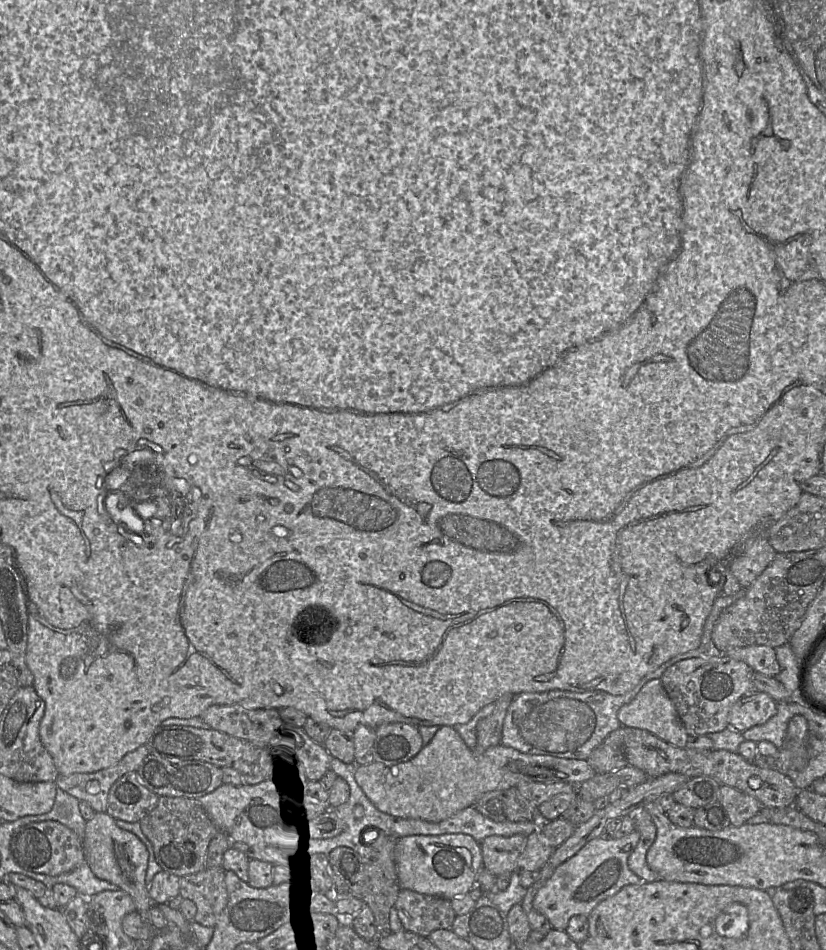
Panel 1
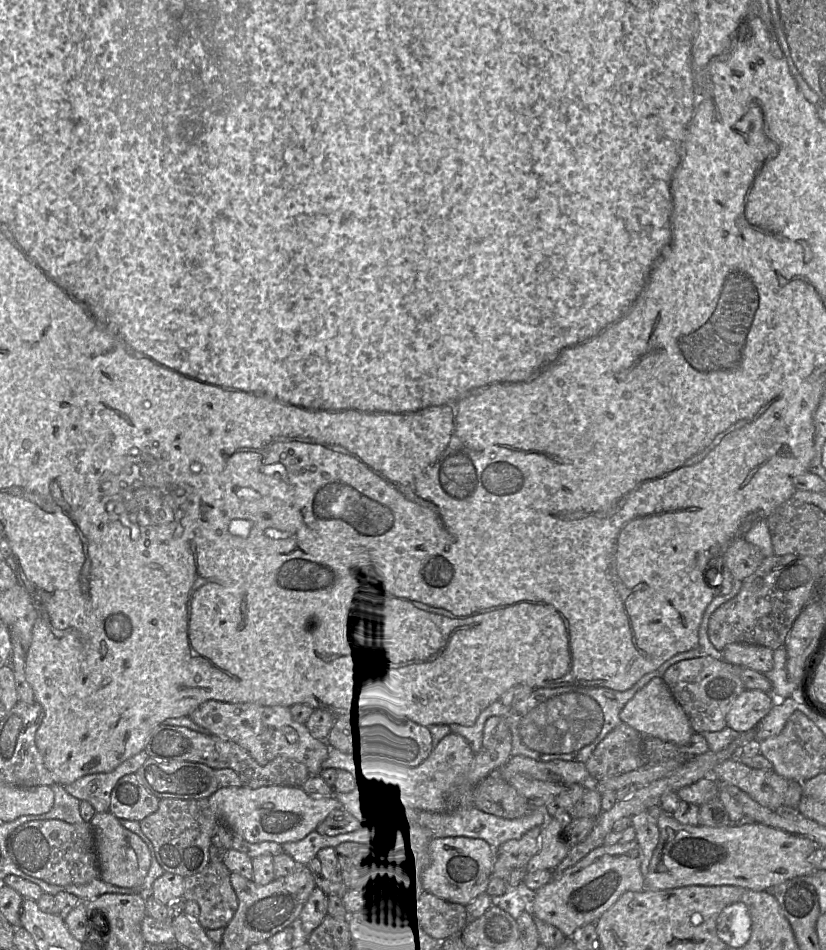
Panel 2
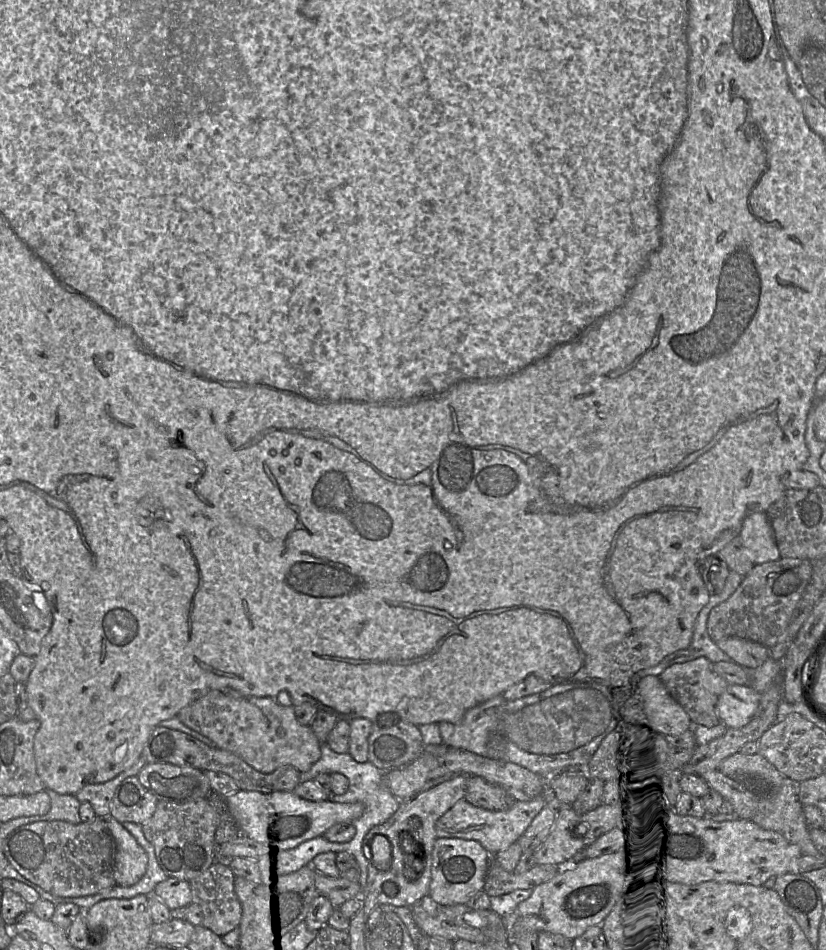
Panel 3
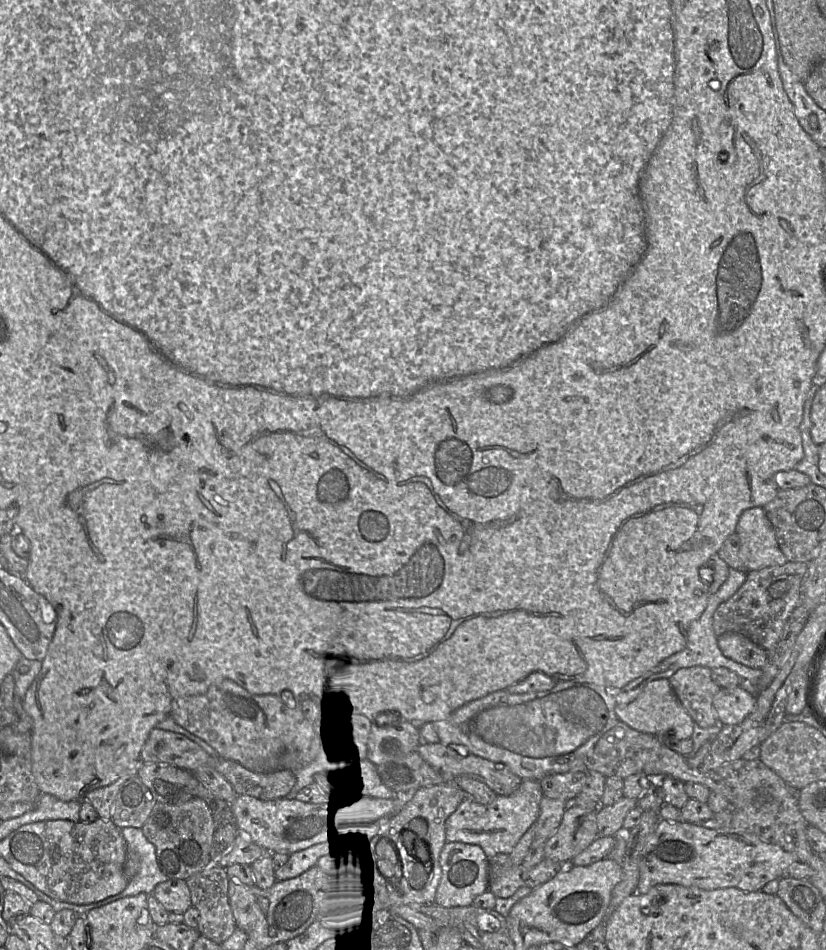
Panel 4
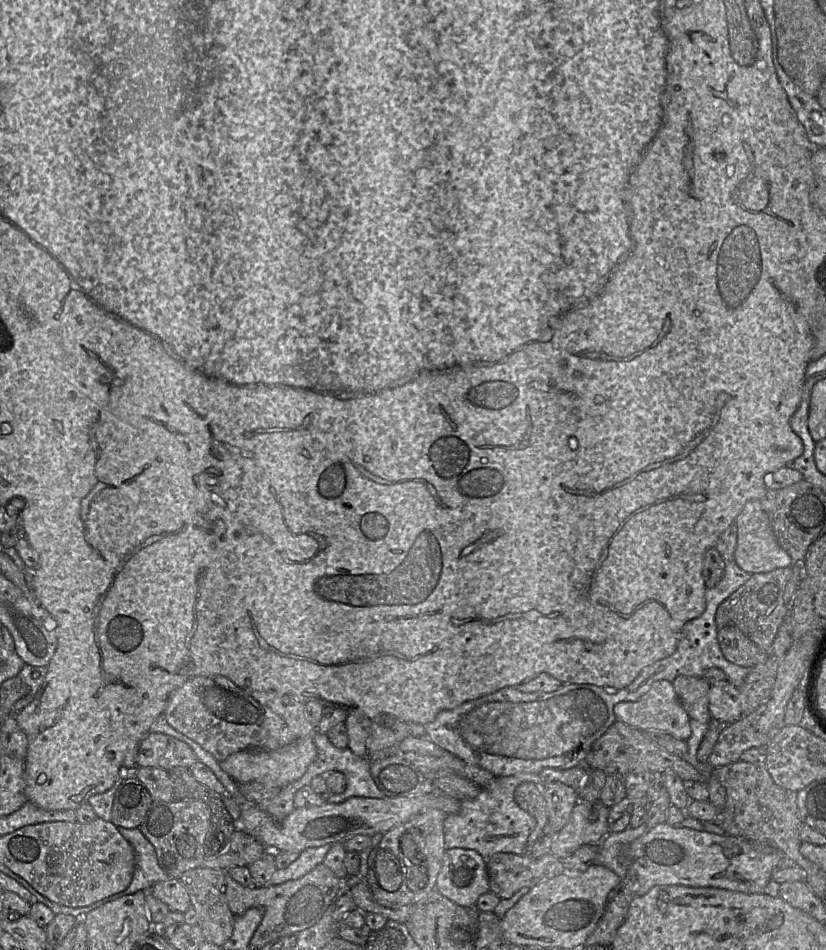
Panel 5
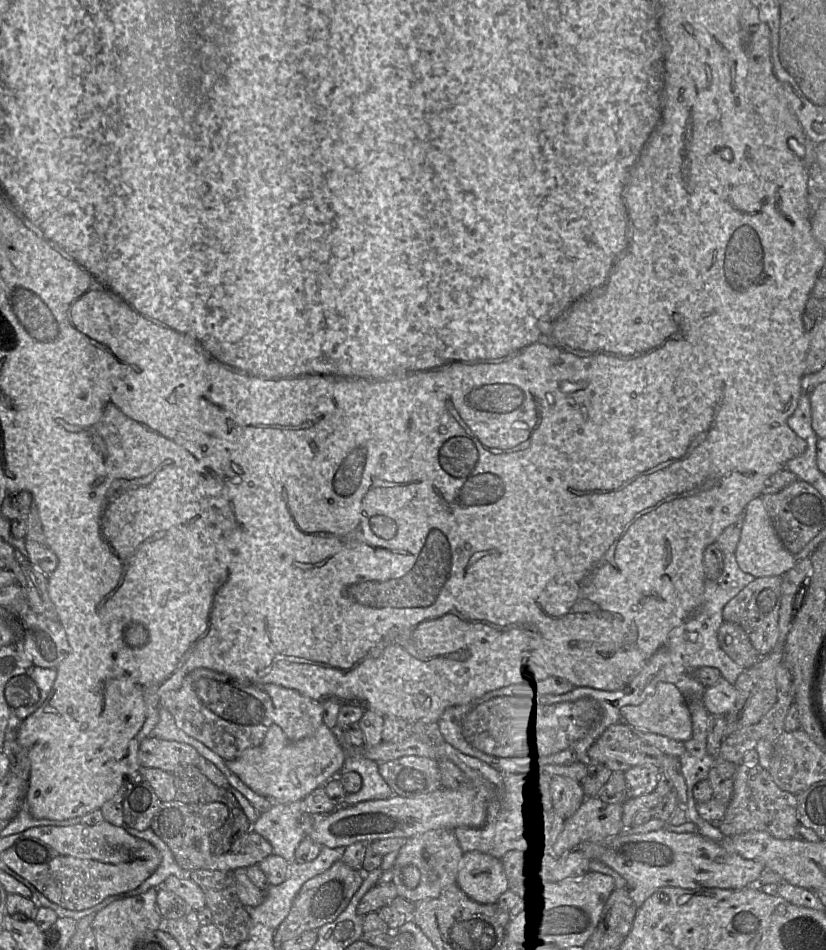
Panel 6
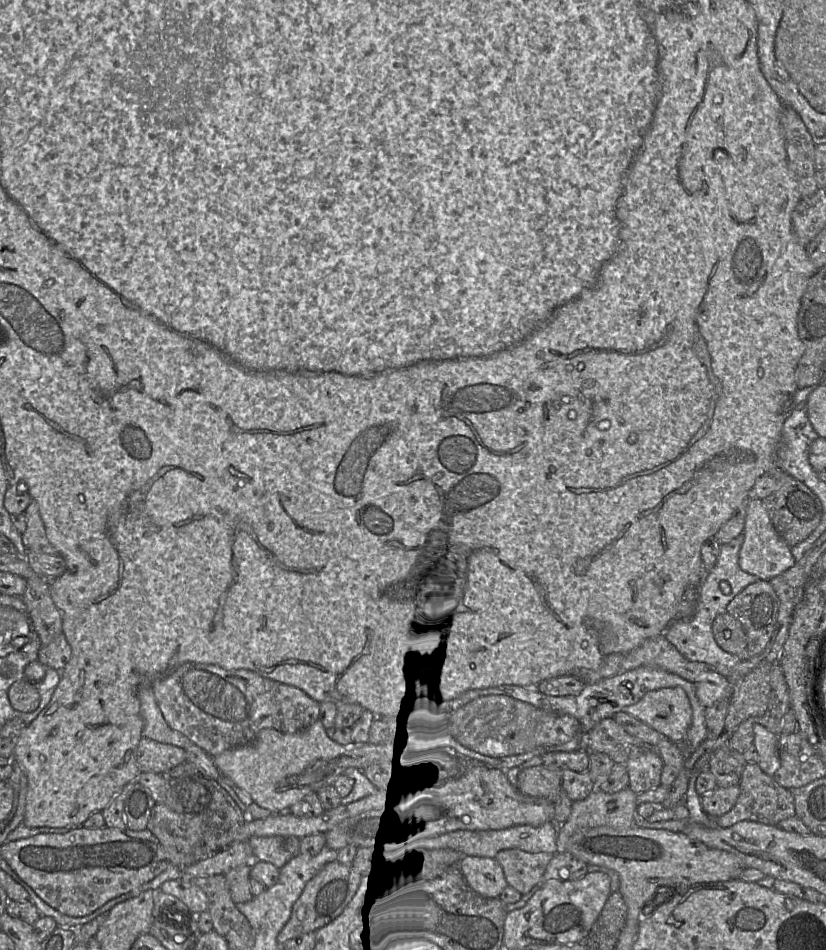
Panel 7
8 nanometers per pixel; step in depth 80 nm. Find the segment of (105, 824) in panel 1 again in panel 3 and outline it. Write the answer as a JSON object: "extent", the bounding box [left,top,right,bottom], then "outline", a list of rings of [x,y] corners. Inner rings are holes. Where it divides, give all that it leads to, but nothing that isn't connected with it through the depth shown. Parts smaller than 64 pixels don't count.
{"extent":[100,816,148,886],"outline":[[[112,816],[100,817],[104,819],[115,842],[113,875],[116,886],[132,886],[145,874],[148,856],[145,850],[138,844],[136,839]]]}

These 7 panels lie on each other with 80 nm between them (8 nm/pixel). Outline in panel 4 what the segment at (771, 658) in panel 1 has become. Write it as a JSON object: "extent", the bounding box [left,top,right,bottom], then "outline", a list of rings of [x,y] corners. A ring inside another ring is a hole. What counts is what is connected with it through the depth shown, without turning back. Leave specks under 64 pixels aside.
{"extent":[717,632,767,669],"outline":[[[726,632],[717,644],[724,656],[745,666],[761,669],[767,661],[767,650],[740,633]]]}

